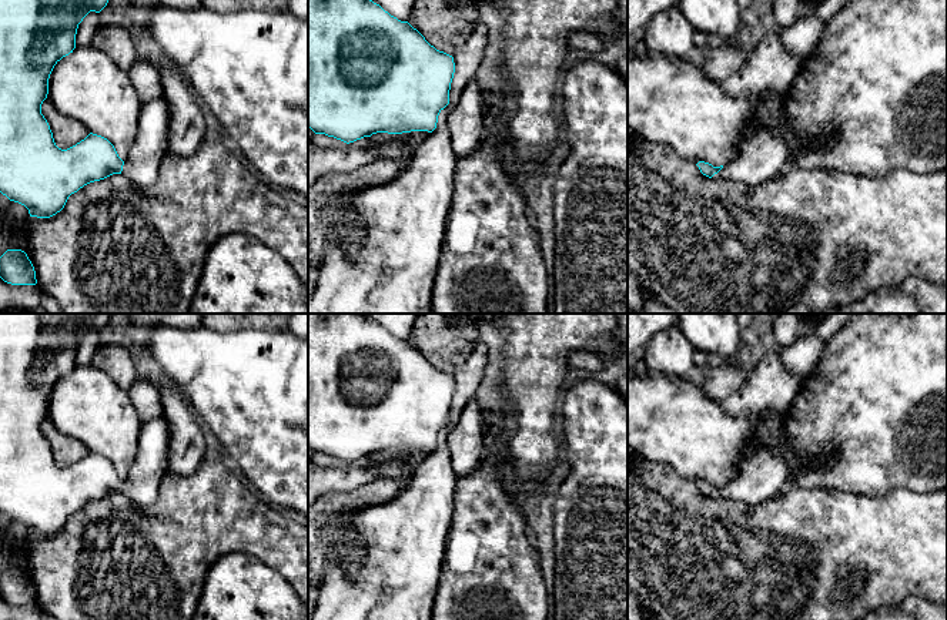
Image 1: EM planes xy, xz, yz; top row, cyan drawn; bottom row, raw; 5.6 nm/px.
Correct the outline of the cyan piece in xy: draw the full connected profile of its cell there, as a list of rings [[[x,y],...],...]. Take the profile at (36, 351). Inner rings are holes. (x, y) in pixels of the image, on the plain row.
[[[0,314],[0,512],[24,525],[30,536],[56,534],[71,513],[113,493],[123,493],[143,509],[150,507],[168,472],[170,433],[164,416],[141,423],[137,458],[124,480],[107,458],[93,452],[67,469],[58,467],[41,433],[50,393],[76,368],[78,343],[90,331],[100,332],[111,315]]]

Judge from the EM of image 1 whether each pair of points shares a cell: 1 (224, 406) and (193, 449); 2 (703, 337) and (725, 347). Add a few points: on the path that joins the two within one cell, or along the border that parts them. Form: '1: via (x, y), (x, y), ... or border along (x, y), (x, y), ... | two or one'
1: border along (184, 398), (203, 426) | two
2: via (709, 337), (715, 337), (719, 341) | one

